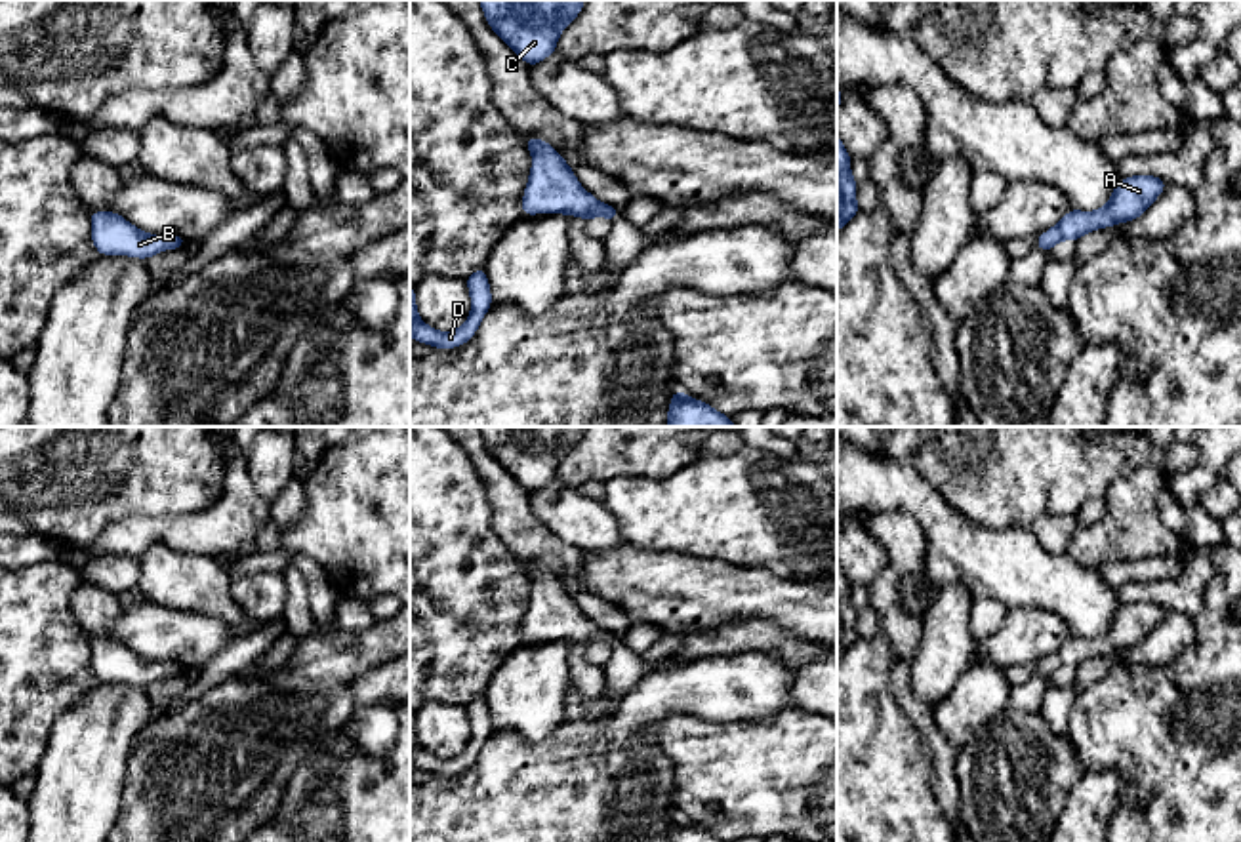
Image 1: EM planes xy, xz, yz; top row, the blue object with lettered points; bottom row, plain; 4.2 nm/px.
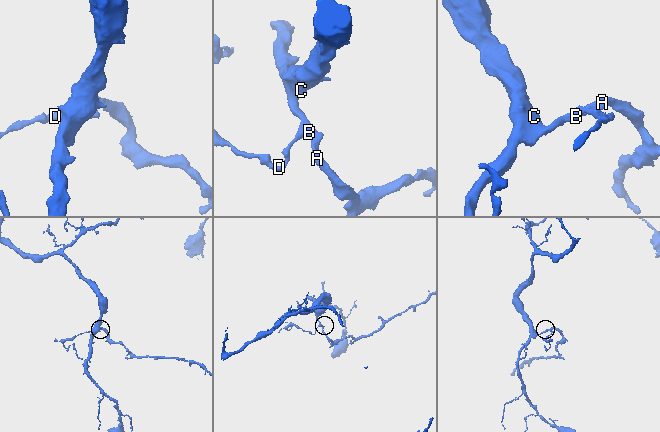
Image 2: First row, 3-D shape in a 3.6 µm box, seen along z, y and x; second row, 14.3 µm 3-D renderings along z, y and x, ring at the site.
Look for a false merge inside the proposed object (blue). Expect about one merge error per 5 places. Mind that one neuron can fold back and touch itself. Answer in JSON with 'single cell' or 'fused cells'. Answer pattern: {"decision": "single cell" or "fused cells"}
{"decision": "single cell"}

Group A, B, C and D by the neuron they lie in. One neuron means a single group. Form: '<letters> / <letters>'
A B C D

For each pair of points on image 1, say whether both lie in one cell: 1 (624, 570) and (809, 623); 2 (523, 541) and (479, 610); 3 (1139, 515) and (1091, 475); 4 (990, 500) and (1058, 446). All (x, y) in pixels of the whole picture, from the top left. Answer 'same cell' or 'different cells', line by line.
1: same cell
2: different cells
3: different cells
4: same cell

